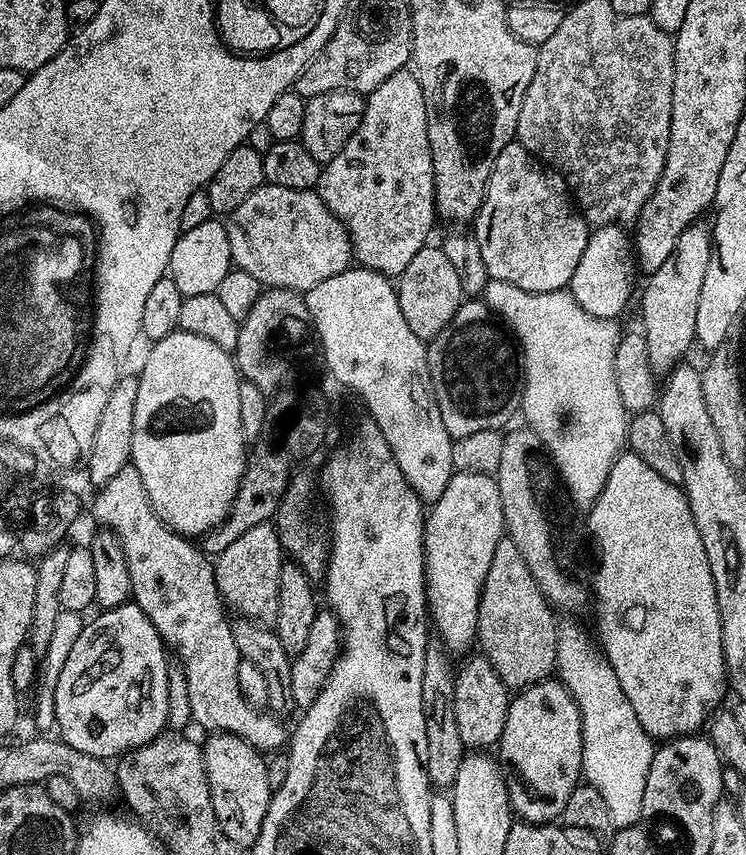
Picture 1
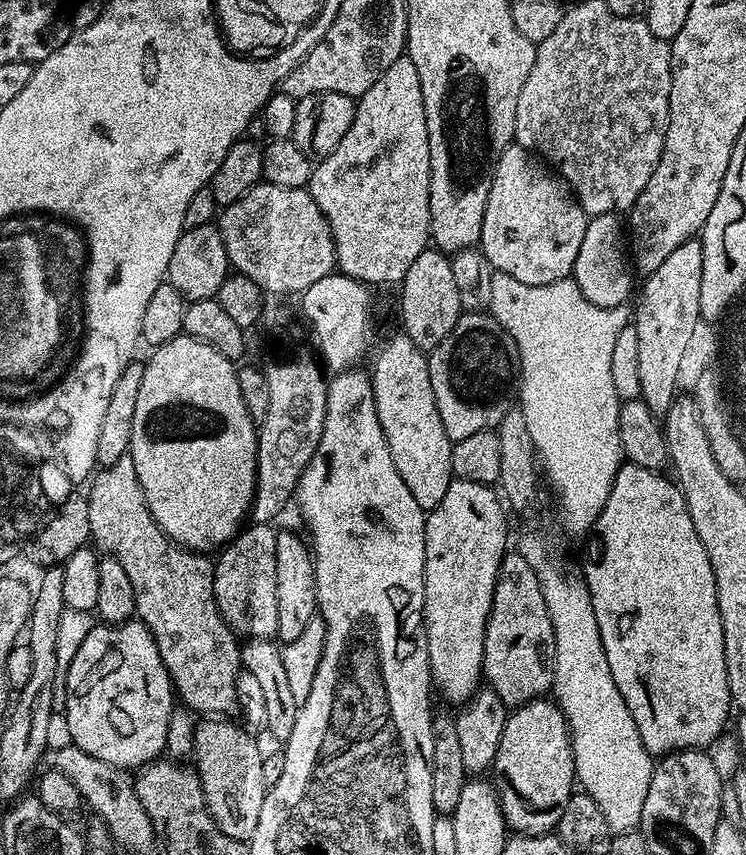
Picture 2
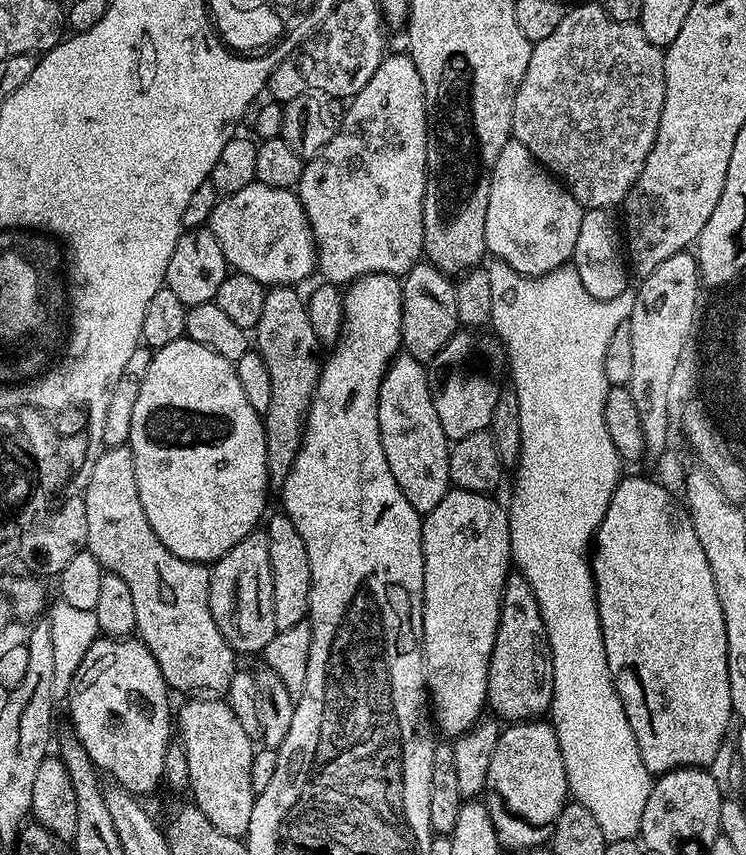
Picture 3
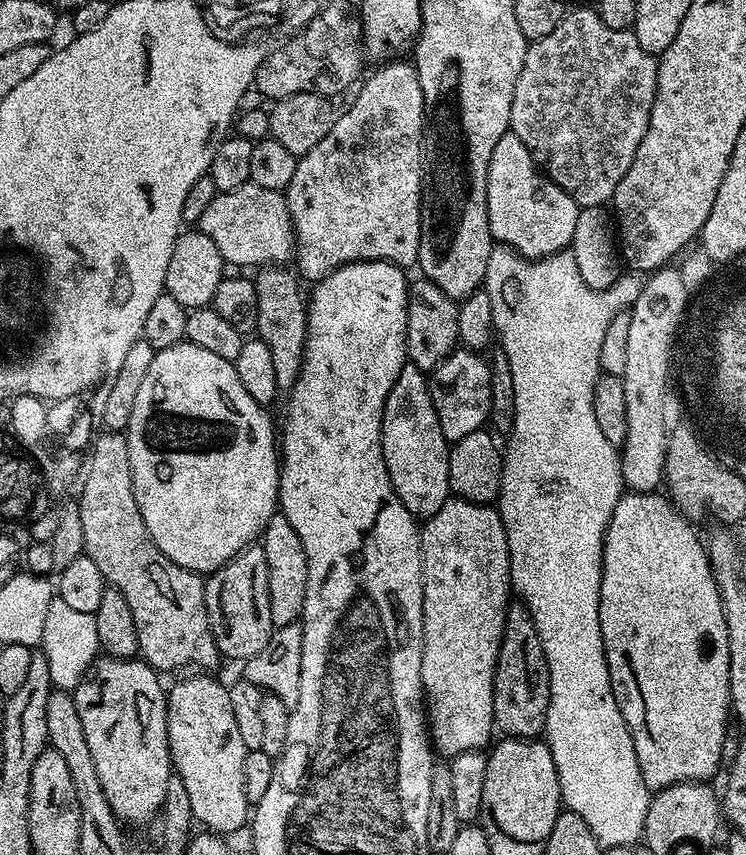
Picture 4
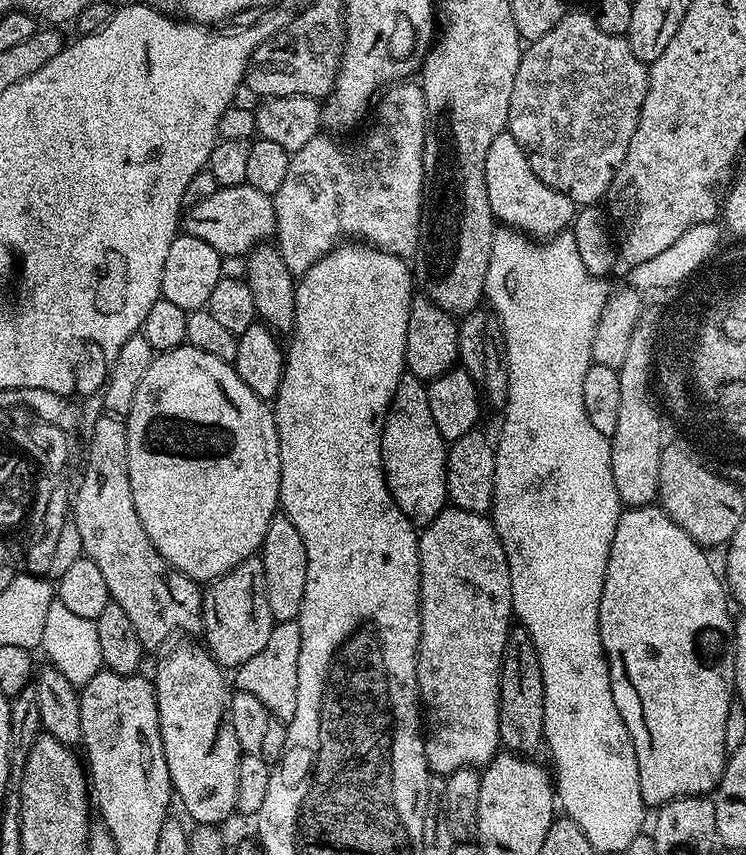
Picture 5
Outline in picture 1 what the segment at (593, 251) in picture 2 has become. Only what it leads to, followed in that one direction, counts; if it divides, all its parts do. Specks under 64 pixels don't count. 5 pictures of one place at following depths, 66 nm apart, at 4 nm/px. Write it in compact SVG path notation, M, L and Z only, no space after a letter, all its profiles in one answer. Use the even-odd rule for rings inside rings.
M602 224L591 229L589 241L574 269L570 291L572 296L594 318L616 320L628 303L633 303L632 287L638 277L638 265L634 255L634 244L623 227L618 224Z

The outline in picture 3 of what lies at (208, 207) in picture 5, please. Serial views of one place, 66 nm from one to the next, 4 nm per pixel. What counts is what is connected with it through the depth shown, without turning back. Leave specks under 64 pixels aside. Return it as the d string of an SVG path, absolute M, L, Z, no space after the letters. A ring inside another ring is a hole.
M253 182L232 196L217 199L206 227L212 231L214 238L218 238L218 246L222 246L222 254L226 258L229 269L246 274L262 285L294 286L315 271L315 240L309 230L305 212L301 209L300 200L291 189Z

